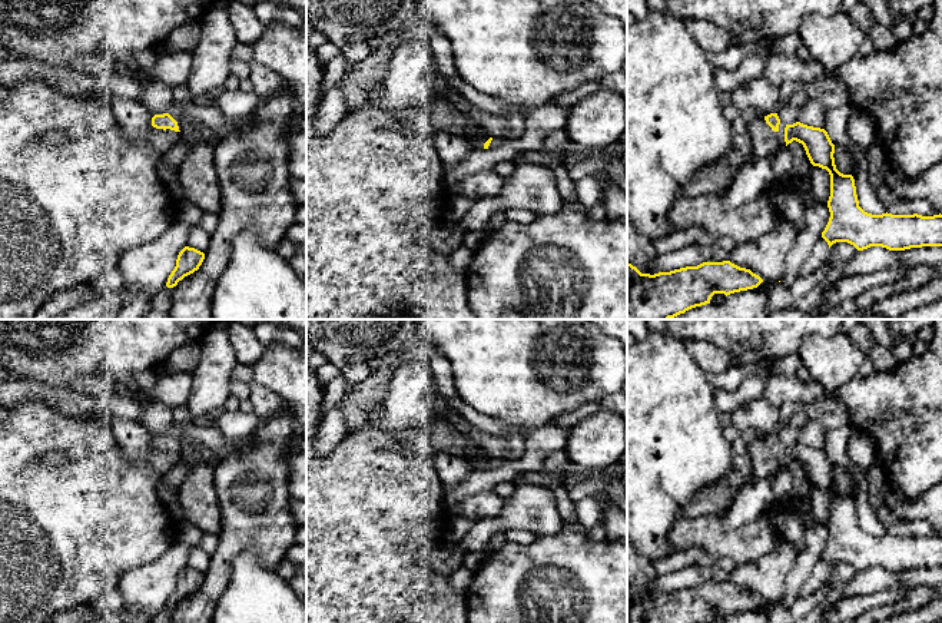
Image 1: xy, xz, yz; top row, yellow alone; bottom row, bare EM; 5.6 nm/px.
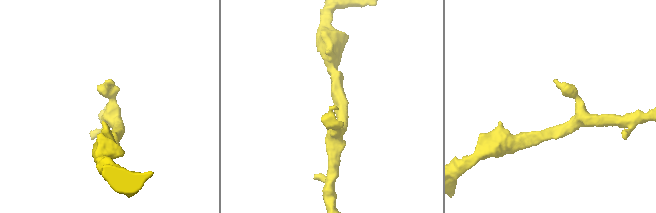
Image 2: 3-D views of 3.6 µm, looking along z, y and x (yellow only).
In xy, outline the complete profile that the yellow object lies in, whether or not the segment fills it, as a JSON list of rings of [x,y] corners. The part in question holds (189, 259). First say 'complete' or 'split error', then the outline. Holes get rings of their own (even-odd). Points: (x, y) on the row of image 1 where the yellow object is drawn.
complete; [[[185,246],[178,255],[176,266],[169,275],[166,286],[167,288],[176,286],[178,282],[182,281],[185,276],[198,271],[203,259],[205,259],[203,252],[195,248]]]

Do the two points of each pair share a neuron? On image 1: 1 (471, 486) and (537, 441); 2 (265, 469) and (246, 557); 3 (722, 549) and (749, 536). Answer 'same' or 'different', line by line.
1: same
2: different
3: same

